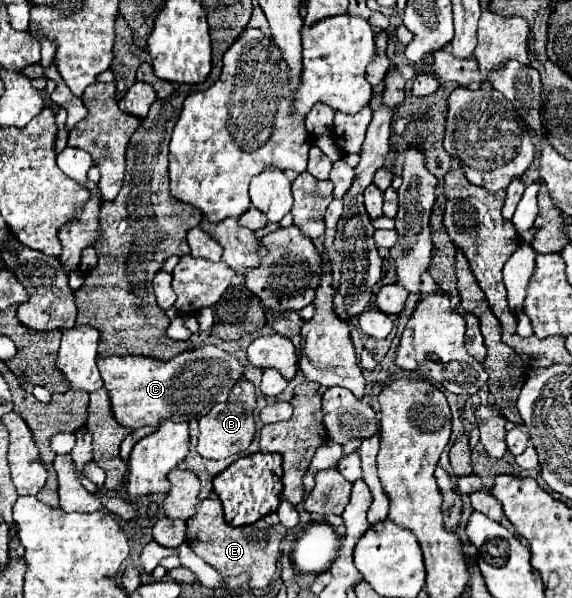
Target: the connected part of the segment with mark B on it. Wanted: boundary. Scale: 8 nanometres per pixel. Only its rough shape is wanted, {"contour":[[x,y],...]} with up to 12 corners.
{"contour":[[240,379],[202,417],[204,459],[242,453],[254,439],[256,395]]}

